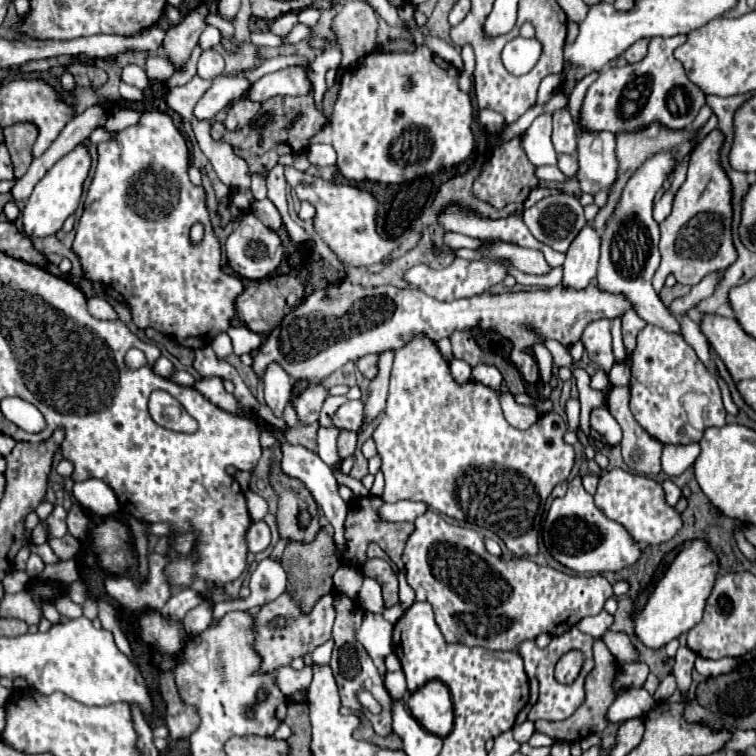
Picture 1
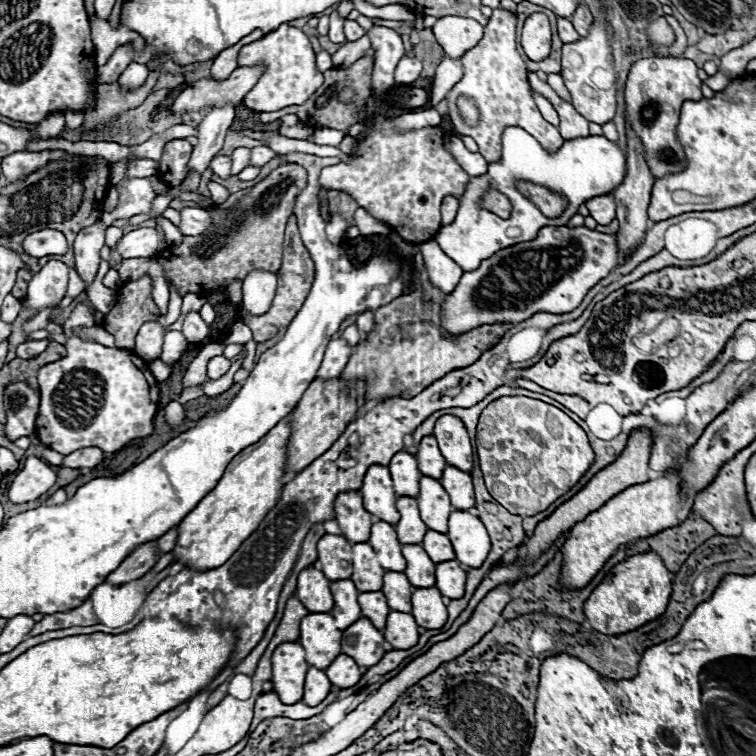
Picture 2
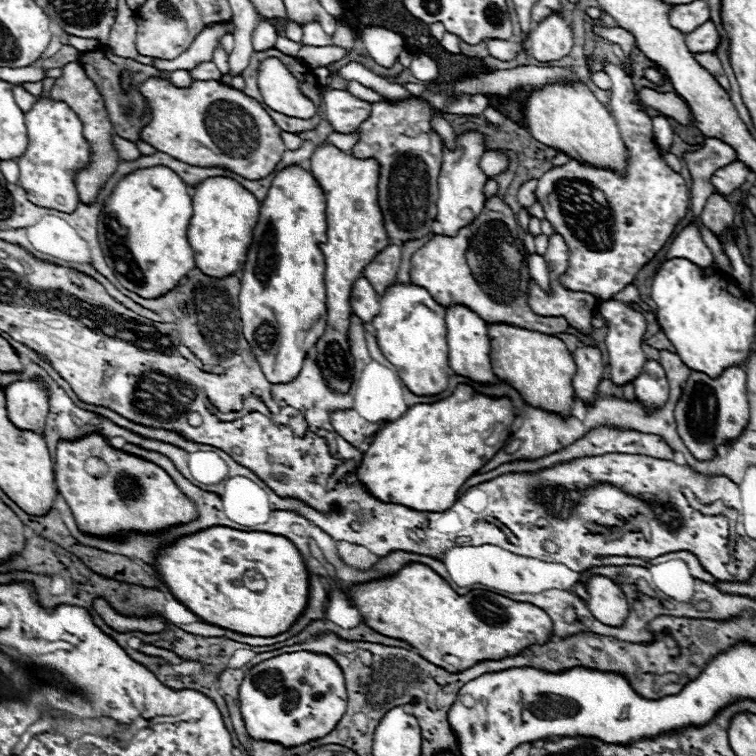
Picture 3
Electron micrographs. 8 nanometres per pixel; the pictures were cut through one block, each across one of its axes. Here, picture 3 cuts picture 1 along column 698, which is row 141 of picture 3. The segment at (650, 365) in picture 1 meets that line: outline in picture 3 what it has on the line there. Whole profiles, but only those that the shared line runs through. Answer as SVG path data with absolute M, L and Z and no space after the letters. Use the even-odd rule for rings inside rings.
M424 100L408 102L376 102L370 118L358 128L360 142L352 148L356 158L376 158L380 162L378 206L384 216L384 228L390 240L418 240L432 232L436 220L438 174L442 164L440 136L430 128L430 114L436 112ZM408 140L412 142L408 150ZM418 142L422 142L418 146Z

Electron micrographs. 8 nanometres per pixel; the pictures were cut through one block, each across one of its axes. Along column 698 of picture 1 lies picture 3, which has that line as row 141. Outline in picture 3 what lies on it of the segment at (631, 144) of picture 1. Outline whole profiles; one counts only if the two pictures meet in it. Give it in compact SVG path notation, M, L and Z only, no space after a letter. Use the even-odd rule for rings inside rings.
M106 48L106 50L82 52L82 56L80 56L80 66L84 68L86 76L96 84L98 92L102 94L104 104L106 104L106 112L108 112L108 118L110 118L110 122L112 122L114 132L116 132L118 136L126 138L126 140L136 142L136 140L138 140L140 124L134 124L134 122L128 120L128 116L124 114L124 108L126 108L128 102L130 102L130 96L126 94L126 90L124 90L122 84L120 84L122 70L128 70L128 72L130 72L130 86L128 86L128 88L134 88L134 84L144 82L148 76L164 76L164 78L168 78L168 74L166 74L166 72L160 72L160 70L156 70L156 68L152 68L152 66L144 66L144 64L140 64L140 62L134 62L134 60L130 60L130 58L120 58L120 56L116 56L110 48Z

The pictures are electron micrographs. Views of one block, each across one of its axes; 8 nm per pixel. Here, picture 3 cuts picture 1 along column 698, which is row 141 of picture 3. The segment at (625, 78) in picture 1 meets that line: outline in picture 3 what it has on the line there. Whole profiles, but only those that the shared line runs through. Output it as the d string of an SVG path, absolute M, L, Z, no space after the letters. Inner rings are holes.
M72 62L72 64L66 64L62 68L62 72L64 72L64 76L56 78L56 84L50 90L50 98L52 100L64 100L80 116L80 120L84 124L84 138L88 140L88 144L92 148L92 164L88 170L84 170L76 176L76 188L78 188L80 200L84 200L86 204L92 204L92 200L96 200L96 192L100 190L104 180L108 180L108 176L116 170L120 156L112 148L112 142L110 142L112 124L108 120L108 114L106 114L104 98L100 96L100 92L92 84L92 80L84 74L84 68L78 62Z

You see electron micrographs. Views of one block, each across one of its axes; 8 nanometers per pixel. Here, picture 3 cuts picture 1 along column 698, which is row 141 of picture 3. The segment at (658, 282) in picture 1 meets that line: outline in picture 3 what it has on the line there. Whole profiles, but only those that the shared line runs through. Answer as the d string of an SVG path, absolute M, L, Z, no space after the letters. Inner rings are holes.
M148 78L138 86L138 92L144 96L148 110L148 122L140 130L140 140L154 146L158 152L176 156L186 164L222 166L248 180L260 180L274 170L286 150L280 140L282 130L274 124L264 106L250 96L244 96L242 90L226 86L218 80L192 80L188 88L178 88L164 78Z

